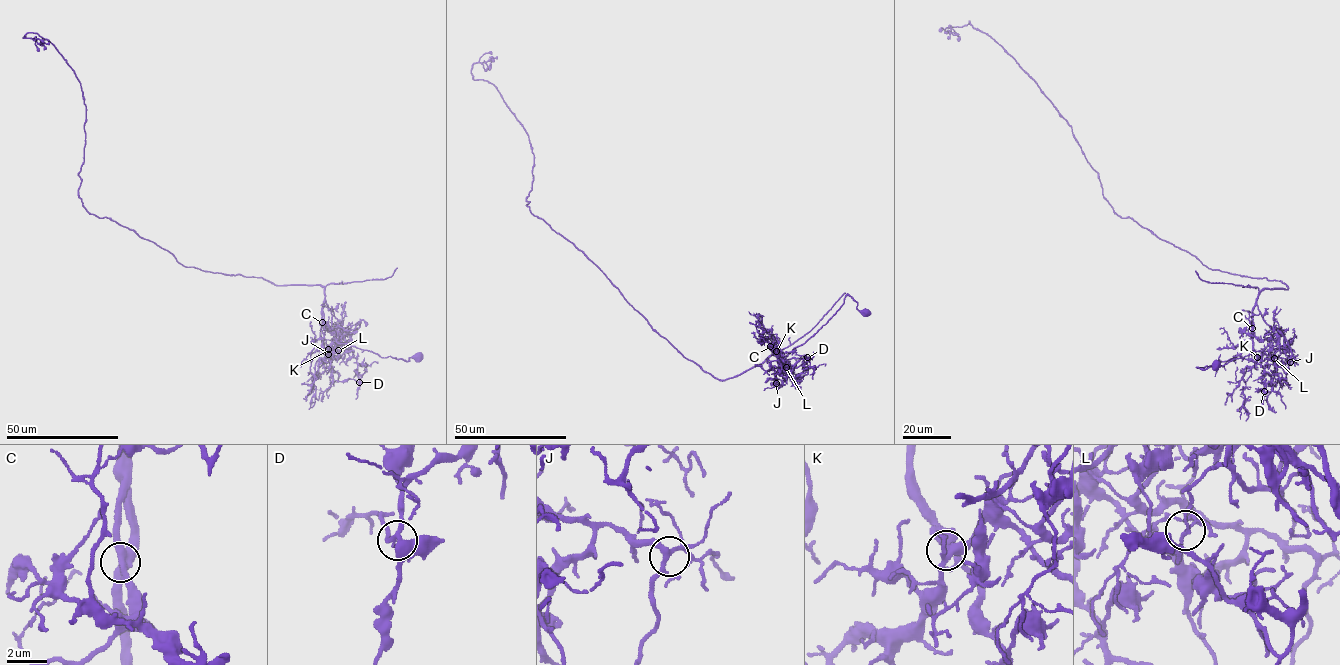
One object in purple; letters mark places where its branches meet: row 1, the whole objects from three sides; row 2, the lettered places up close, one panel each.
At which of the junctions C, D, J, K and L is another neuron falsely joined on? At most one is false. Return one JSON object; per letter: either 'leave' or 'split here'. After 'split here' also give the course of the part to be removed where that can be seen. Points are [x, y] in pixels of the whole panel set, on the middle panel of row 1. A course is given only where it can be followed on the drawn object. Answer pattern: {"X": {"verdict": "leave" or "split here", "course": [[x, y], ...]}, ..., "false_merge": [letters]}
{"C": {"verdict": "leave"}, "D": {"verdict": "leave"}, "J": {"verdict": "leave"}, "K": {"verdict": "leave"}, "L": {"verdict": "split here", "course": [[786, 367], [793, 372], [785, 363], [802, 358], [807, 373], [797, 384], [807, 360], [783, 353]]}, "false_merge": ["L"]}

